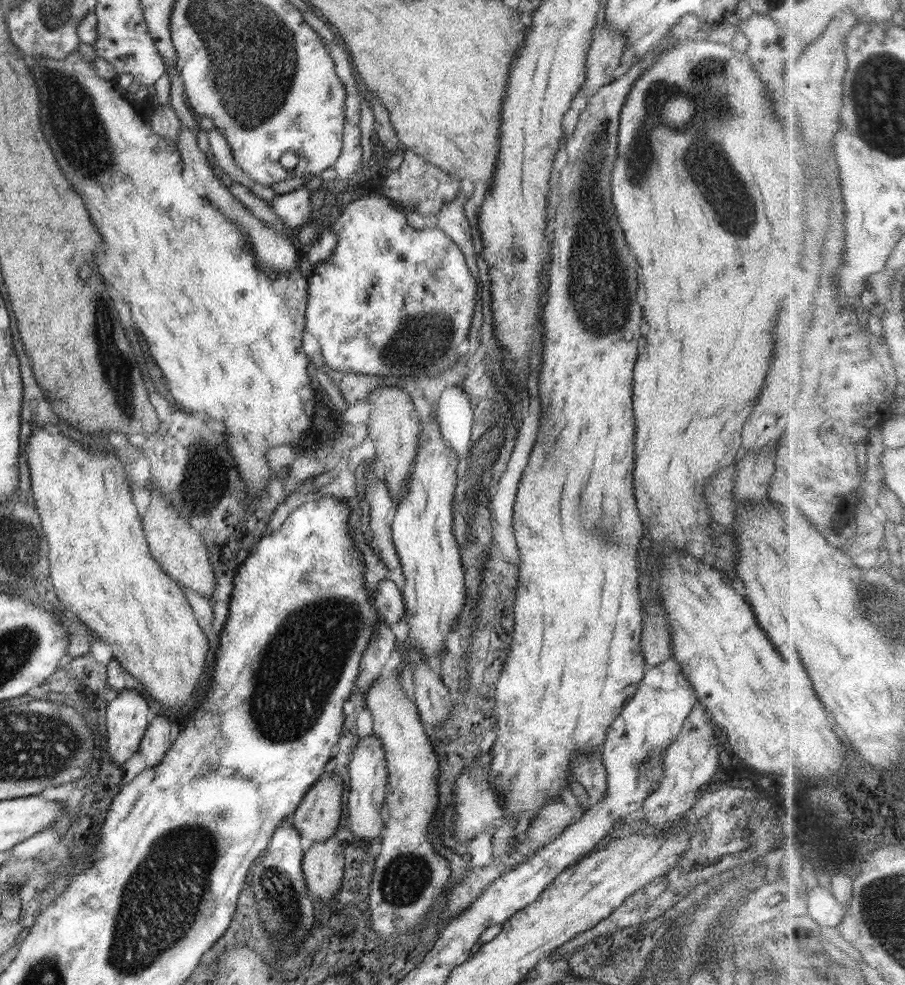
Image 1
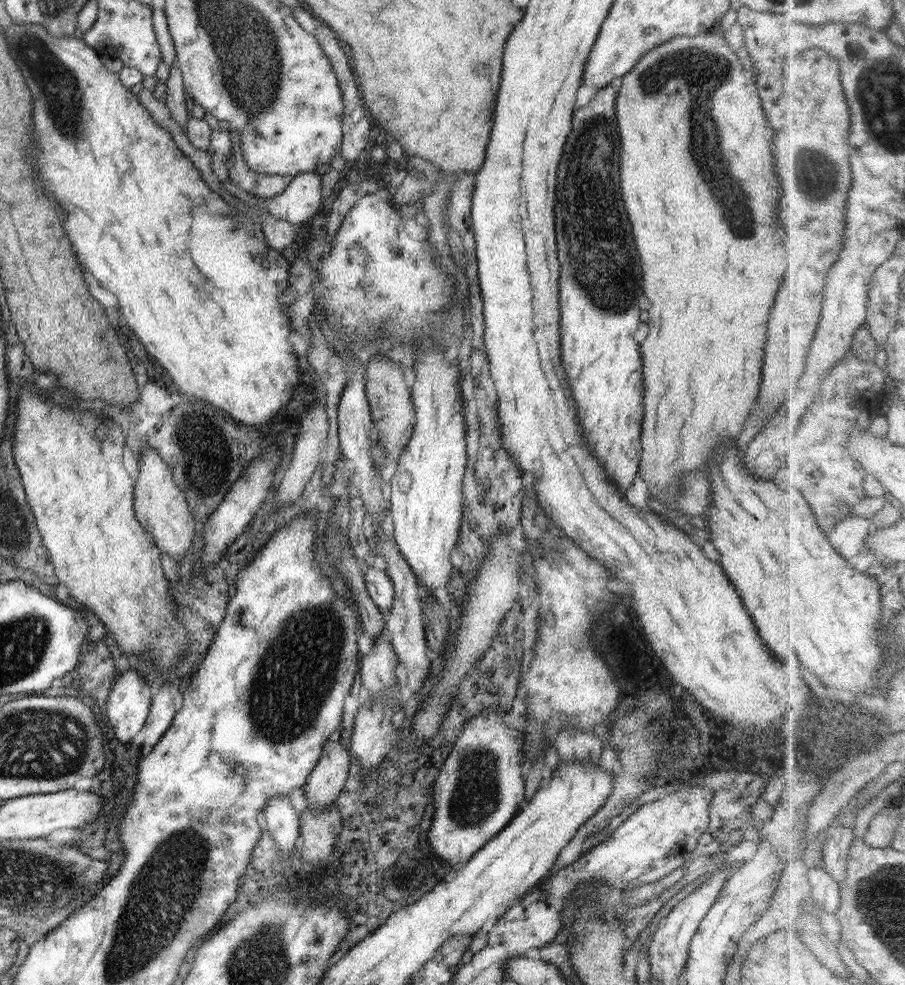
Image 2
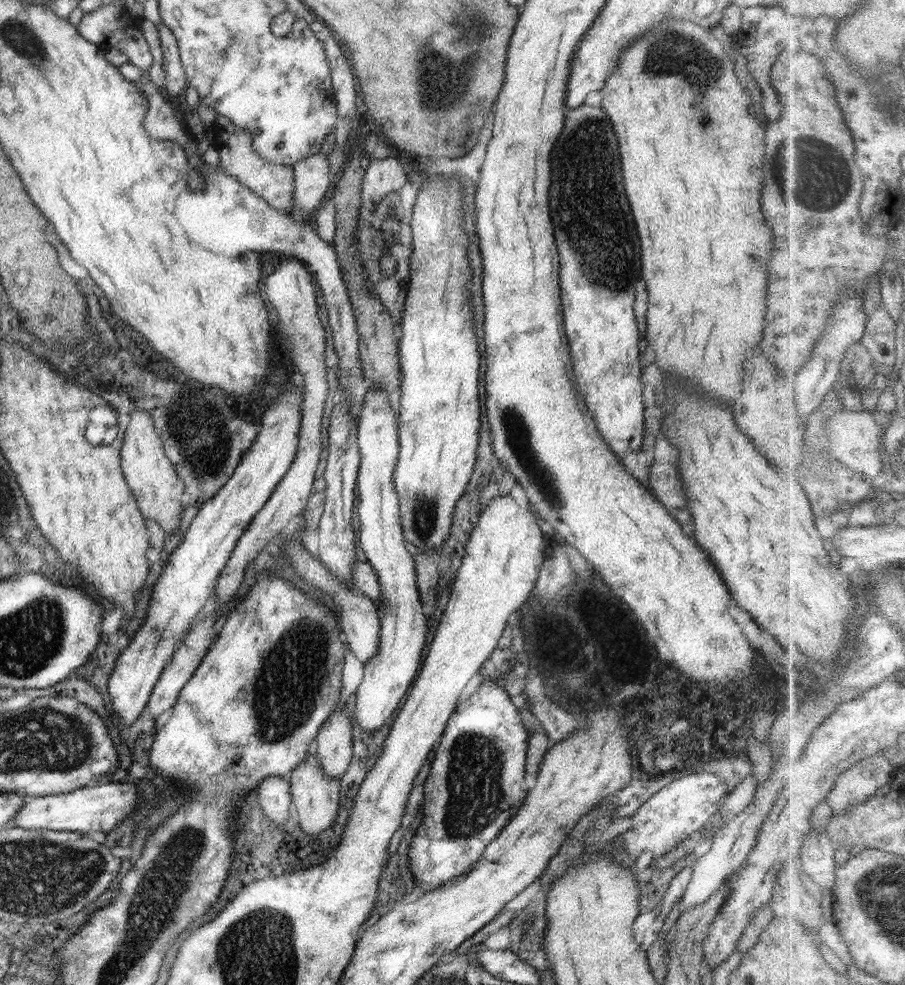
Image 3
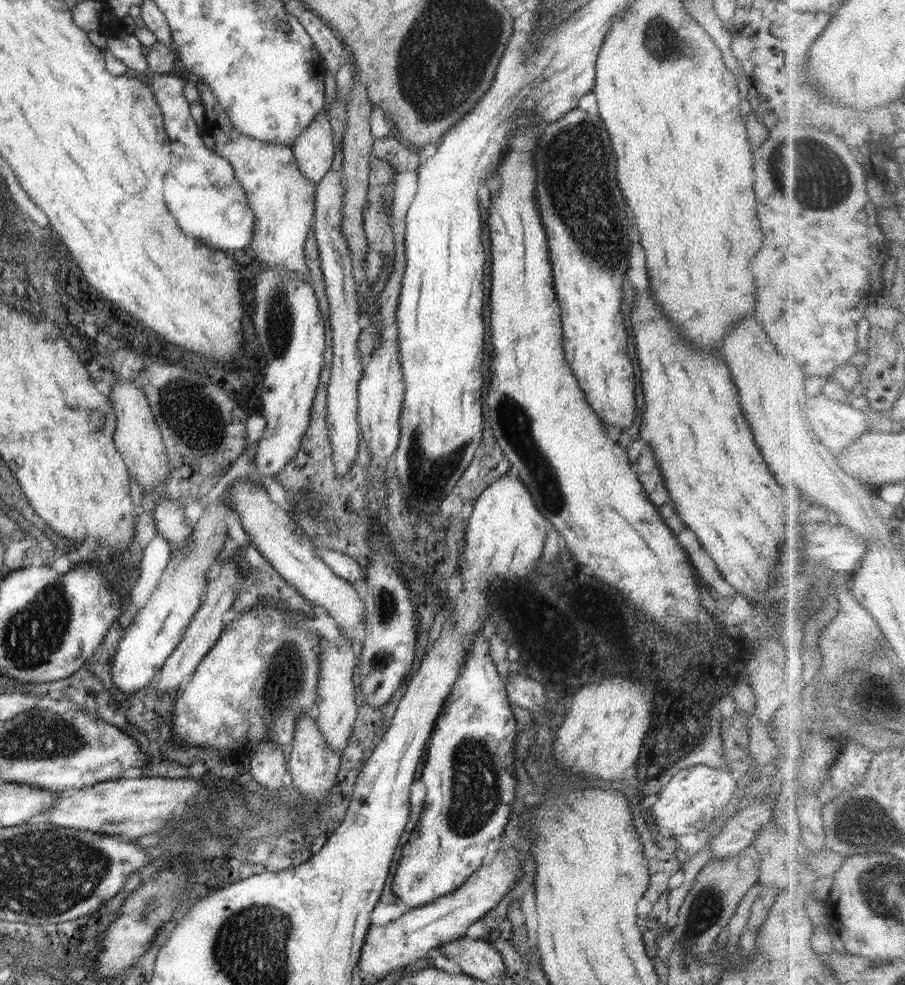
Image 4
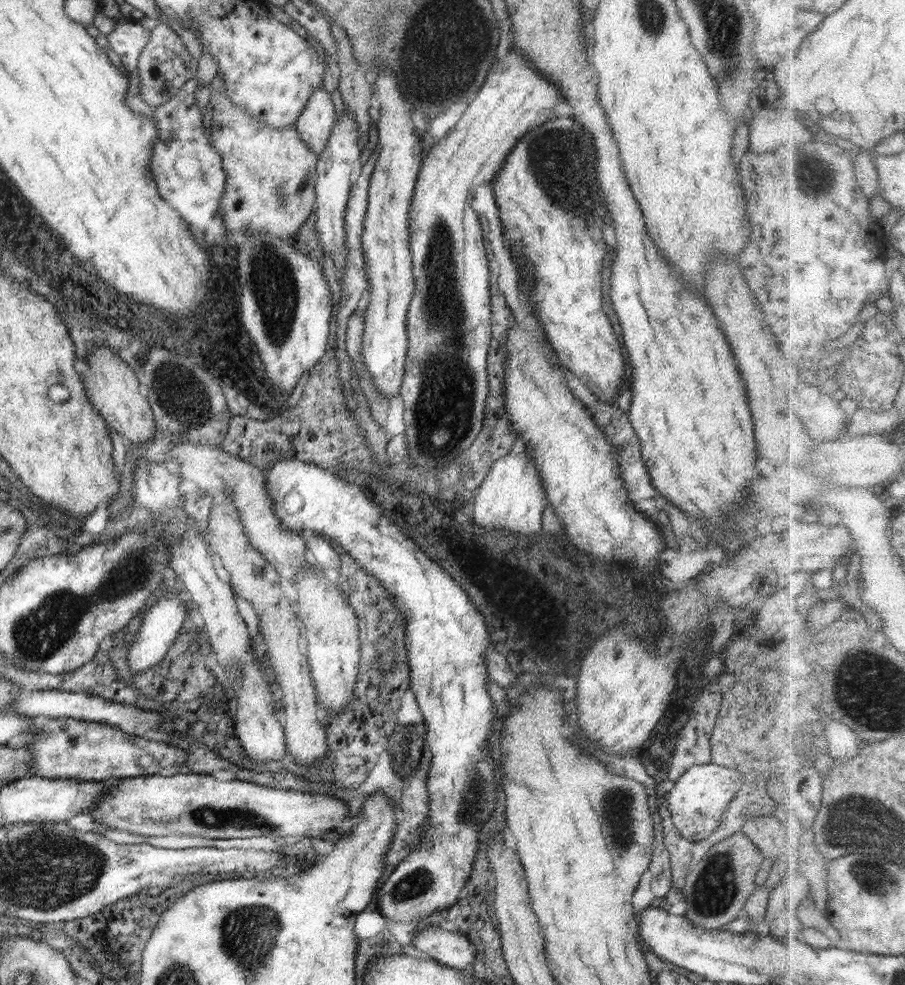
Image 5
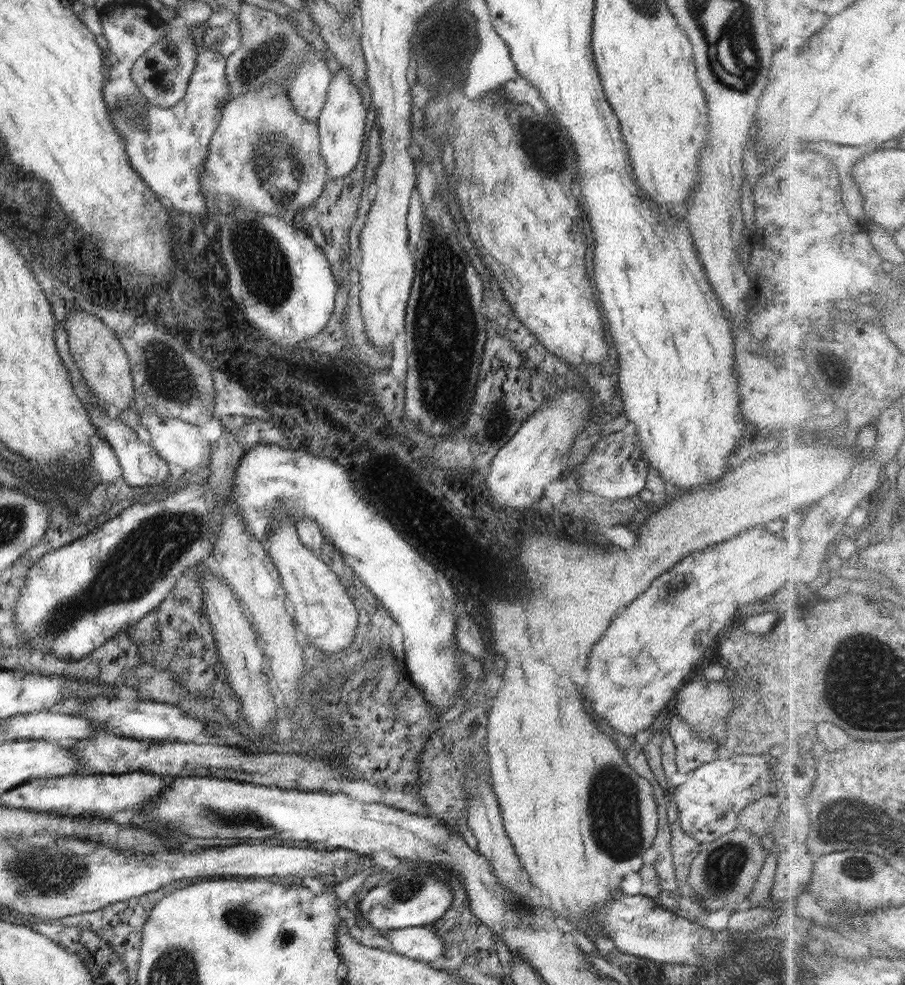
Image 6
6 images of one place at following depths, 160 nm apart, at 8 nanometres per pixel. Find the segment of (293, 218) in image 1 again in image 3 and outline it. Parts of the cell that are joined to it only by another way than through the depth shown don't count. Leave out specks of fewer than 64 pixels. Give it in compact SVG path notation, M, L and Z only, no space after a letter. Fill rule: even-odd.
M150 81L146 86L148 92L148 110L144 117L144 129L148 135L156 140L176 141L186 152L188 162L192 168L196 168L203 160L203 156L197 150L197 142L191 141L191 138L184 131L182 122L178 120L176 111L157 86ZM320 151L308 155L294 164L293 174L293 214L314 212L322 204L333 180L326 156Z

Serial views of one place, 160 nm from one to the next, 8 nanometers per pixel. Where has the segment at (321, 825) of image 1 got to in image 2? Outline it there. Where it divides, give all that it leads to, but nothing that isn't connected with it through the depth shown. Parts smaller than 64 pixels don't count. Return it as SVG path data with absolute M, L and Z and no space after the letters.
M341 727L324 743L322 756L310 772L305 790L307 807L317 813L334 805L349 778L351 754L342 744Z

